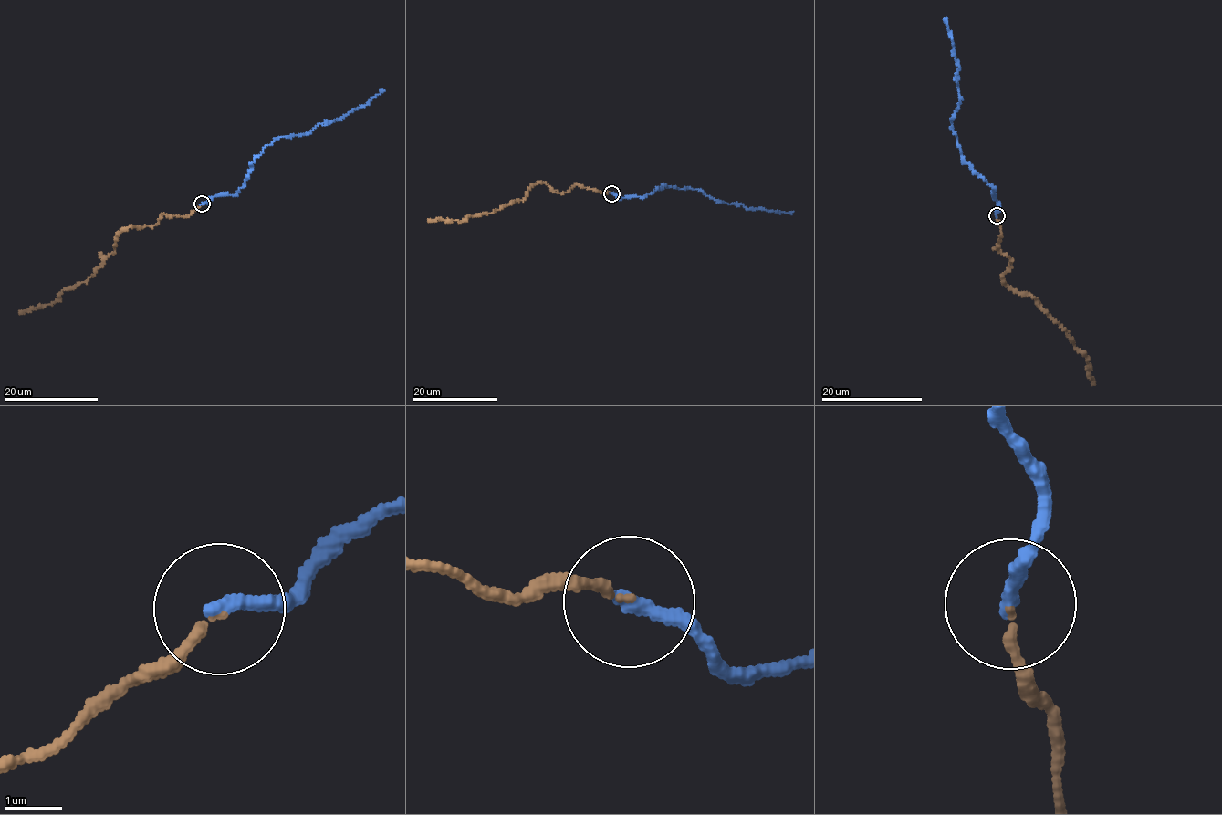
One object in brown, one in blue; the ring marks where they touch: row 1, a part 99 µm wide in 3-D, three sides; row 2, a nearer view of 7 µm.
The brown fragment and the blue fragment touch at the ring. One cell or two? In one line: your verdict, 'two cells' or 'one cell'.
one cell

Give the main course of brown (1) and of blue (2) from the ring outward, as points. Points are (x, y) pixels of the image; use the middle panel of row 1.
1: (610, 193), (575, 184), (559, 193), (539, 182), (529, 188), (526, 198), (492, 212), (460, 221), (428, 221)
2: (610, 193), (618, 197), (642, 198), (665, 186), (689, 188), (749, 210), (793, 212)

